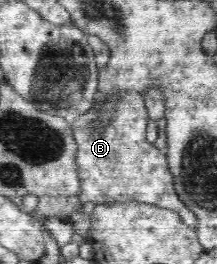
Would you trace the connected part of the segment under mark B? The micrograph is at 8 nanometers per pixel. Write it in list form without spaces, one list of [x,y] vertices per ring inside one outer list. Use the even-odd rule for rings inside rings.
[[[115,90],[111,93],[98,92],[91,111],[77,117],[77,123],[71,123],[75,129],[75,141],[77,144],[77,171],[81,178],[81,190],[78,193],[78,201],[95,202],[95,204],[141,202],[143,204],[156,205],[162,209],[176,212],[183,223],[188,227],[197,229],[197,215],[183,202],[173,187],[172,173],[169,173],[168,158],[161,155],[159,149],[151,147],[145,141],[147,131],[148,113],[144,104],[144,96],[136,90]],[[113,103],[113,111],[109,113],[106,122],[100,121],[100,109],[105,104]]]

